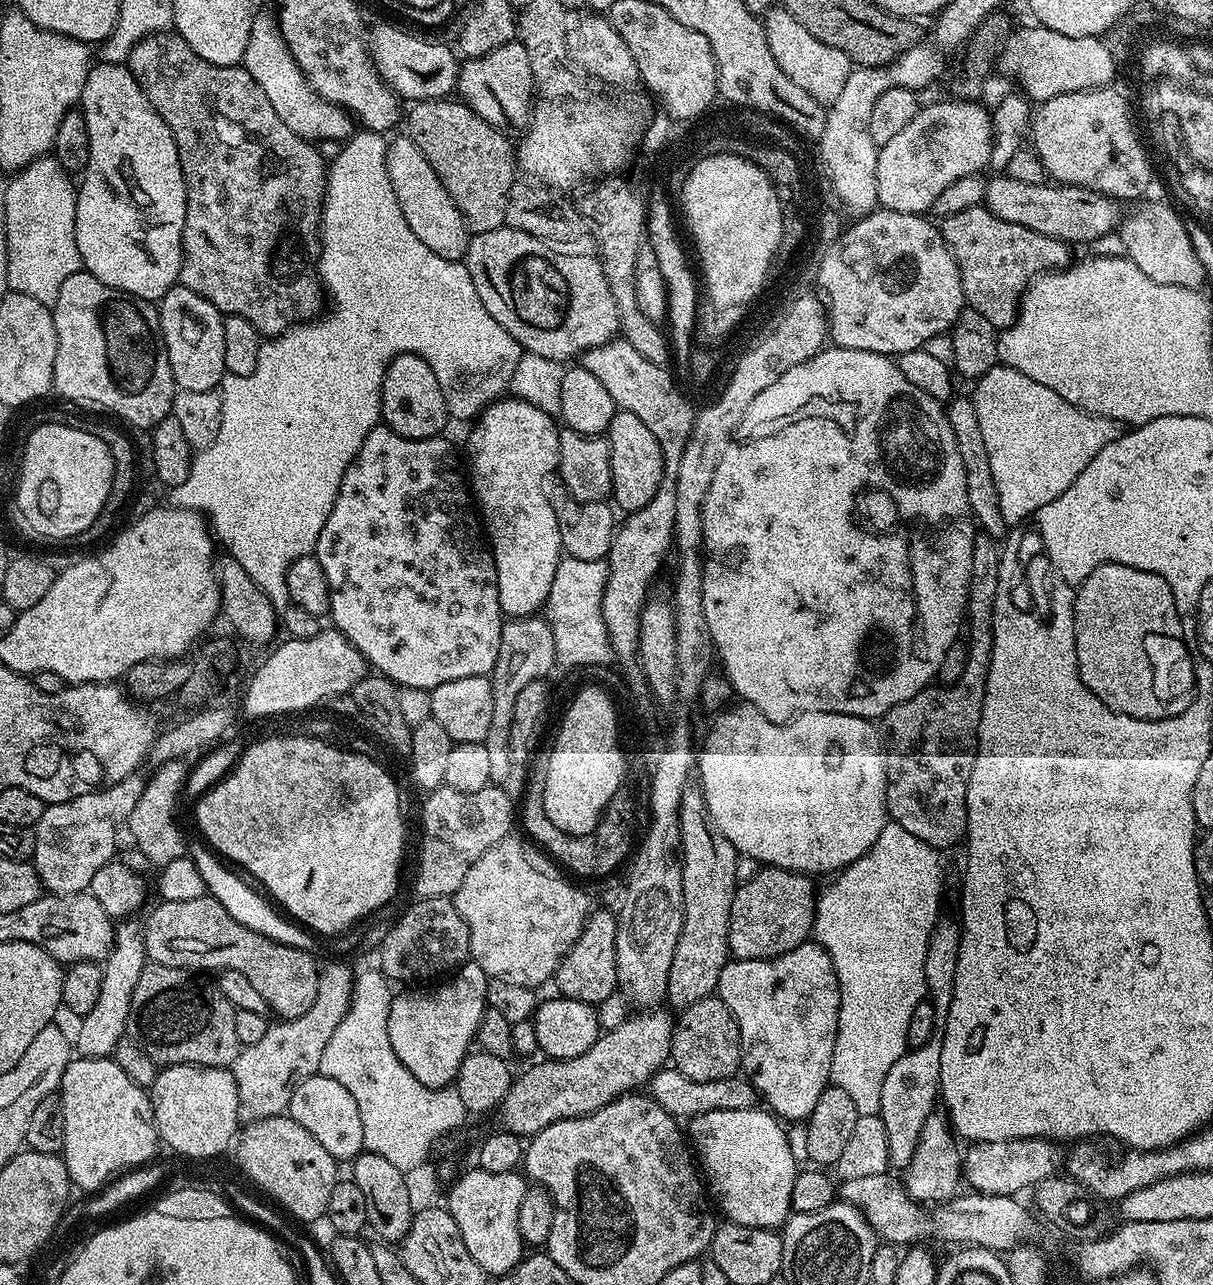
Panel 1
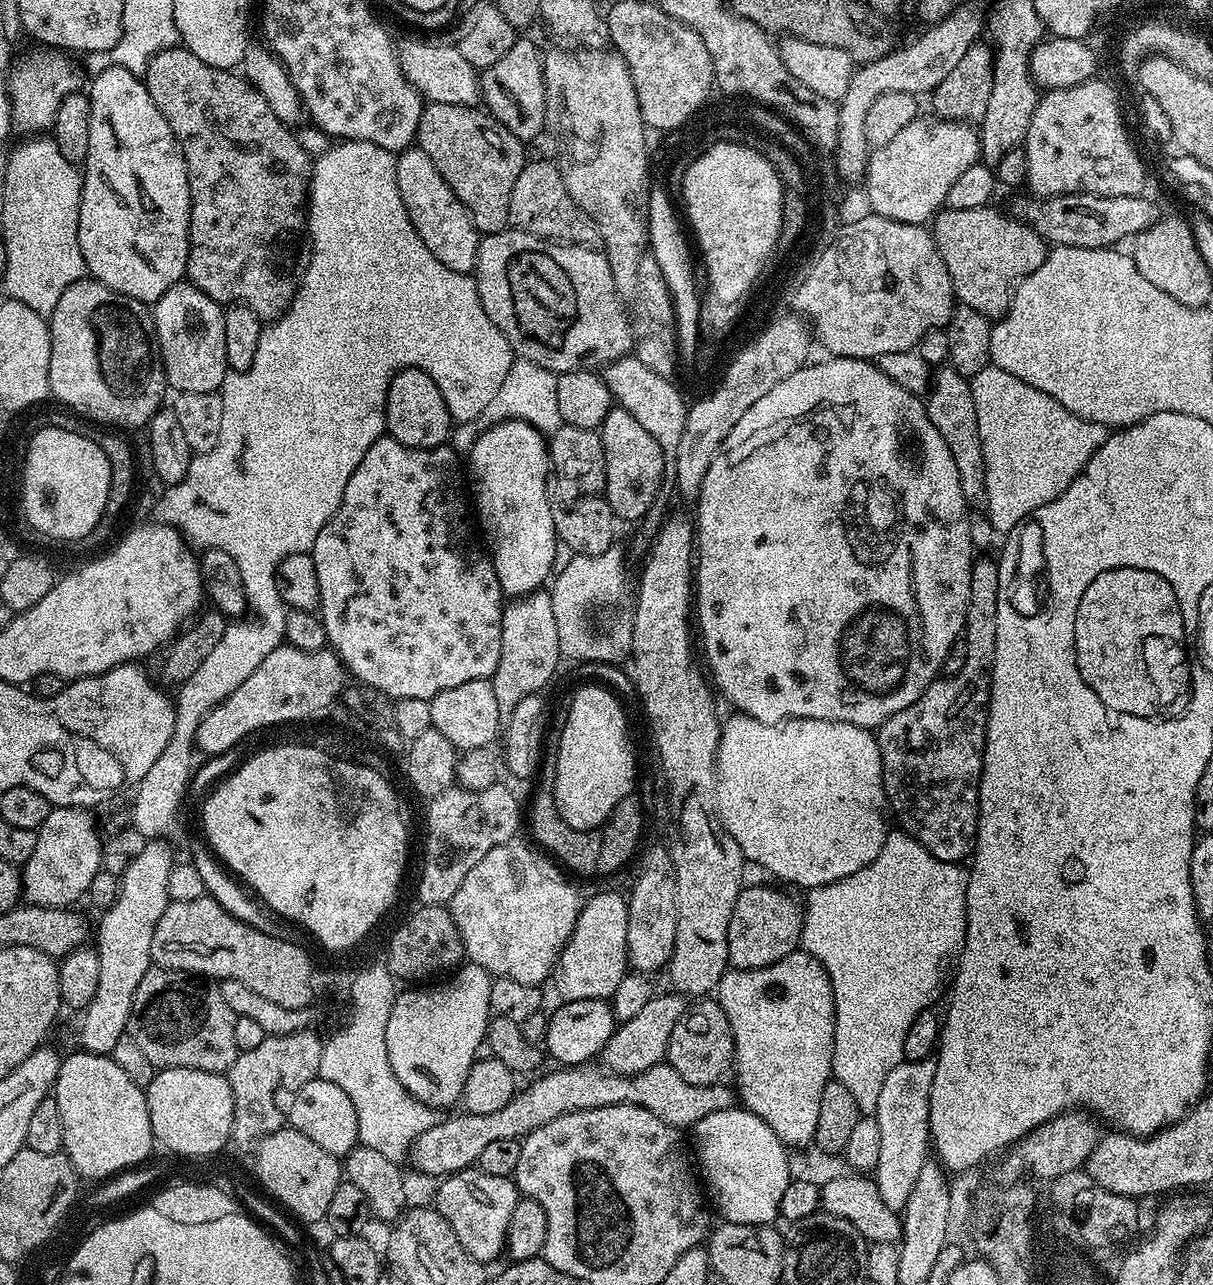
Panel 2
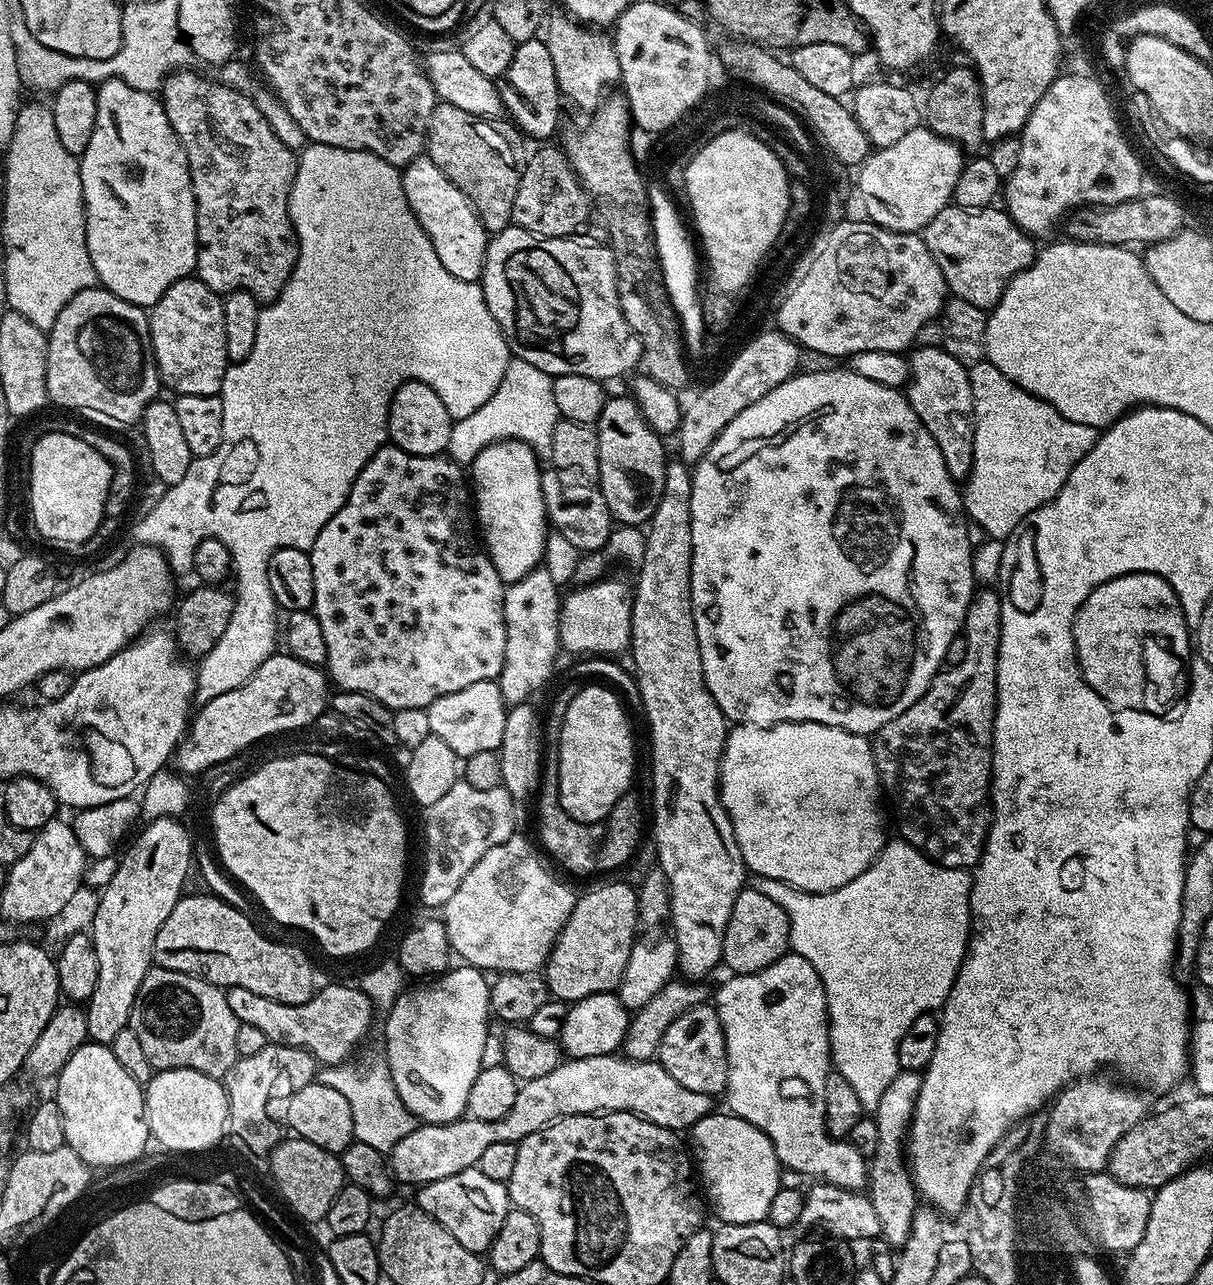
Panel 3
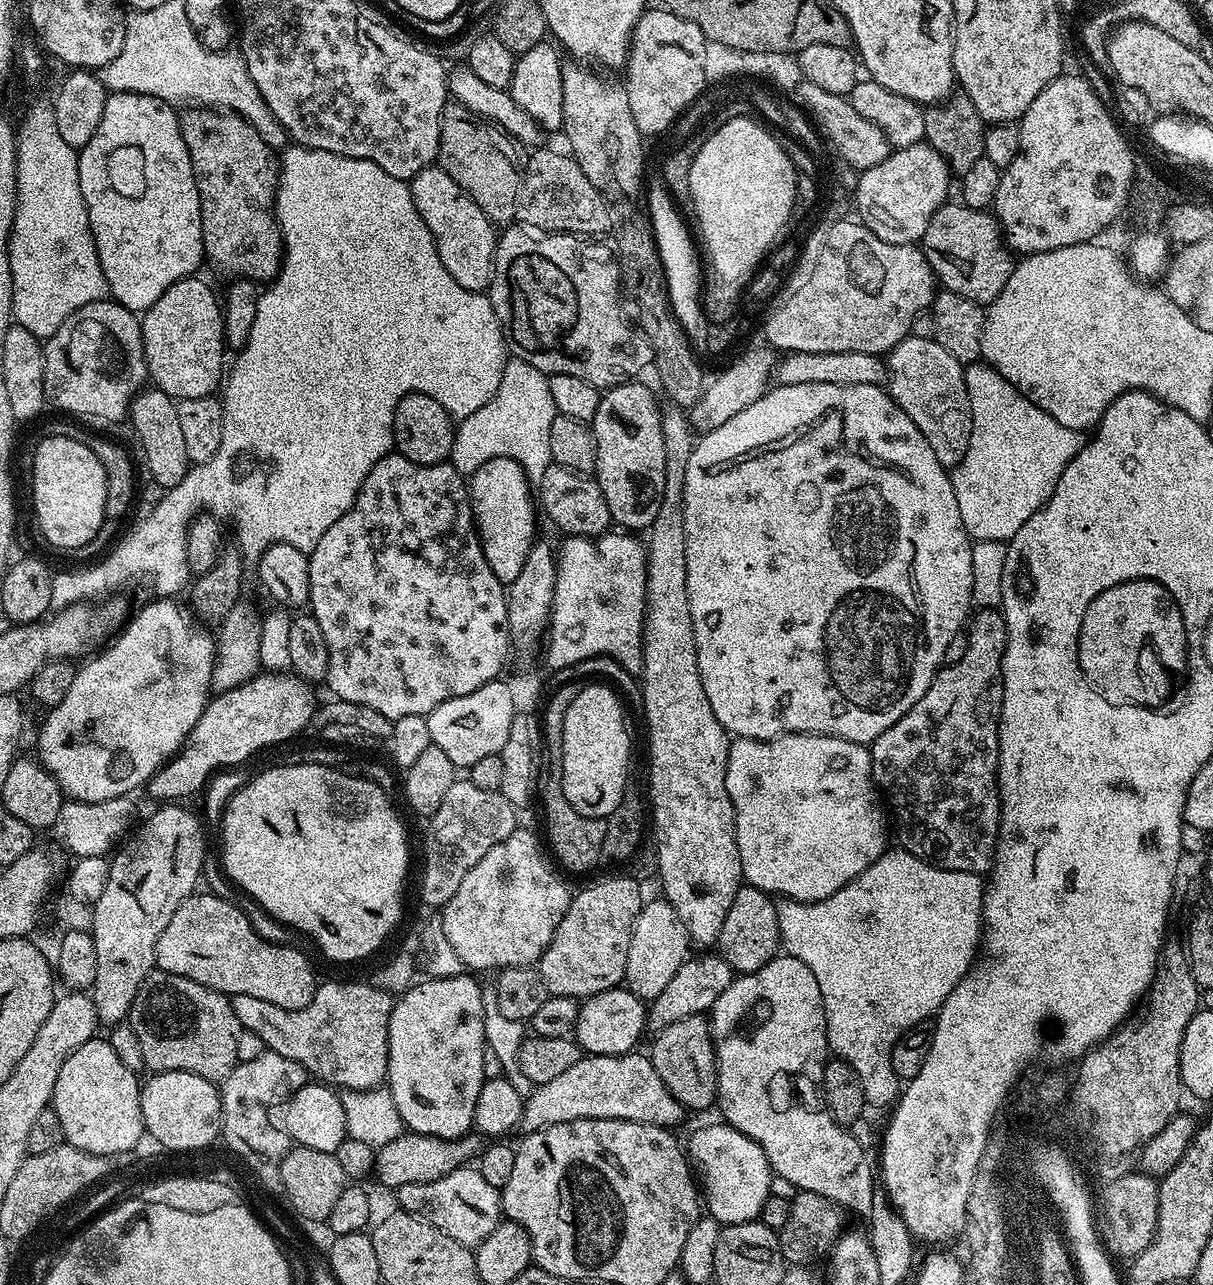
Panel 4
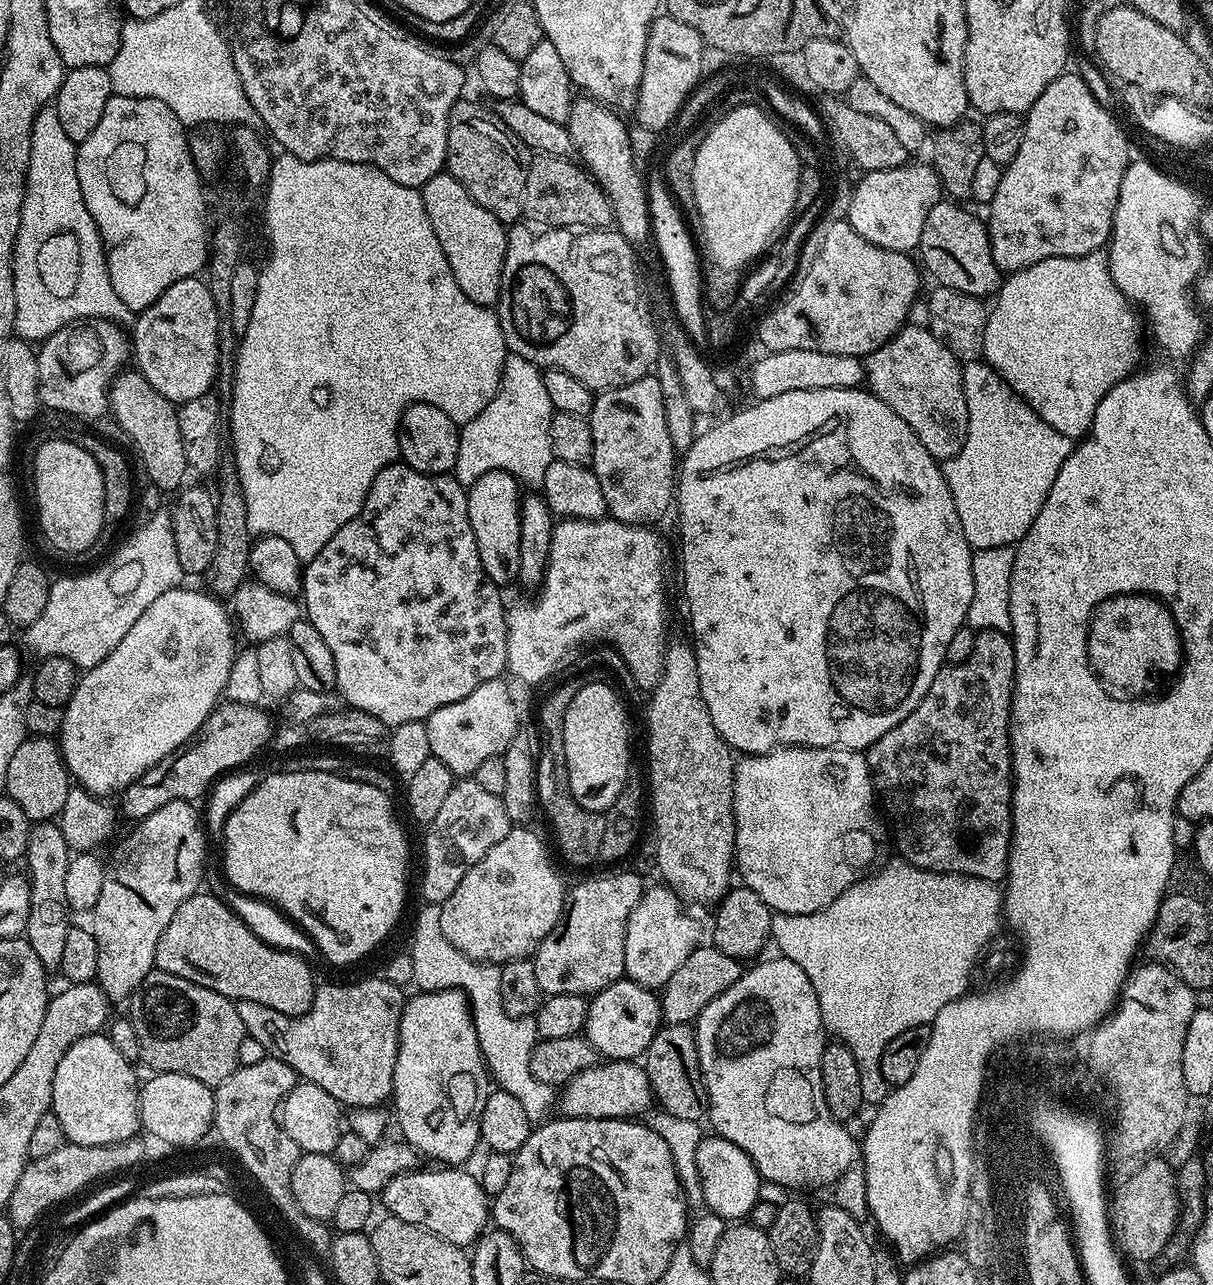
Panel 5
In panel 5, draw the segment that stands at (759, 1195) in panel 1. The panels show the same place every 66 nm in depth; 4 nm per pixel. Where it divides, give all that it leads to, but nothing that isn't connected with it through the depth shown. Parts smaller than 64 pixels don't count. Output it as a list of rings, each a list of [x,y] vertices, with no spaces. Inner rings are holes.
[[[715,1134],[701,1139],[696,1155],[700,1195],[705,1209],[718,1214],[725,1222],[740,1222],[747,1217],[758,1200],[759,1184],[762,1177],[756,1171],[754,1162],[734,1142]]]

